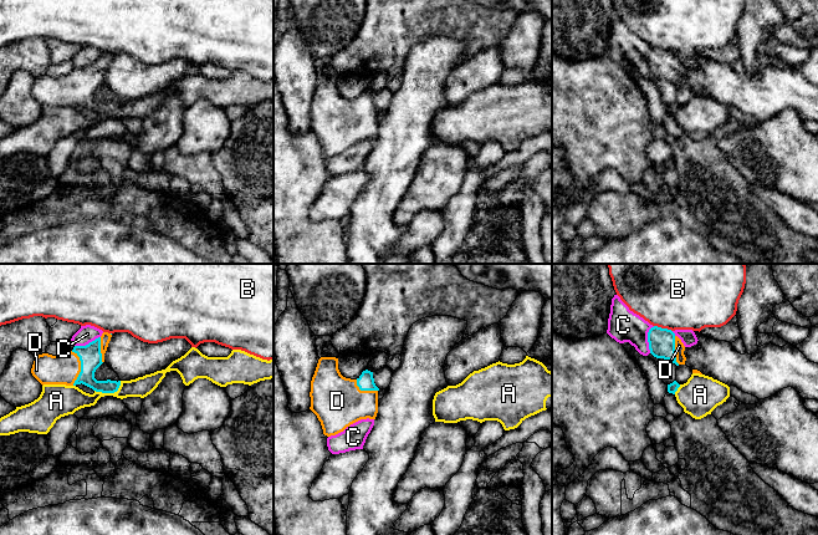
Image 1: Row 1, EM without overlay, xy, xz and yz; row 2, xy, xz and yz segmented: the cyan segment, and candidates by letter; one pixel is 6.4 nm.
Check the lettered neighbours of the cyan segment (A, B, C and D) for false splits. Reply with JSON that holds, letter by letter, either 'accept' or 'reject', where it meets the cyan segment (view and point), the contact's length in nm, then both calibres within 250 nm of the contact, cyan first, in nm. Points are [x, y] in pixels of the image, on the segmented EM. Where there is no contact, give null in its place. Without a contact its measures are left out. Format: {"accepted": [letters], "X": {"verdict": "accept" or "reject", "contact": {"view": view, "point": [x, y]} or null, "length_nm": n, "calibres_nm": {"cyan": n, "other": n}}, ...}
{"accepted": ["D"], "A": {"verdict": "reject", "contact": {"view": "xy", "point": [110, 392]}, "length_nm": 190, "calibres_nm": {"cyan": 140, "other": 160}}, "B": {"verdict": "reject", "contact": {"view": "yz", "point": [663, 329]}, "length_nm": 130, "calibres_nm": {"cyan": 180, "other": 480}}, "C": {"verdict": "reject", "contact": {"view": "yz", "point": [648, 339]}, "length_nm": 180, "calibres_nm": {"cyan": 180, "other": 200}}, "D": {"verdict": "accept", "contact": {"view": "xy", "point": [81, 367]}, "length_nm": 220, "calibres_nm": {"cyan": 140, "other": 190}}}

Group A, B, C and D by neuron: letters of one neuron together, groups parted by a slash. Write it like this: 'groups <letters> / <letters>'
groups A / B / C / D

